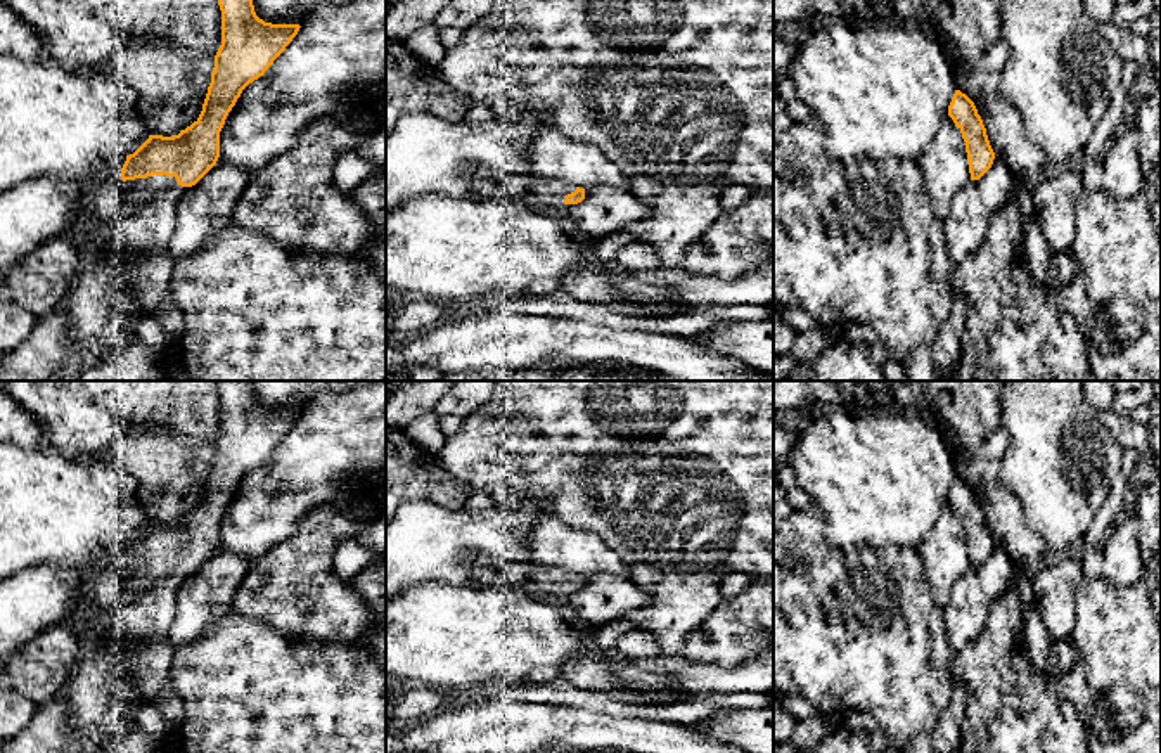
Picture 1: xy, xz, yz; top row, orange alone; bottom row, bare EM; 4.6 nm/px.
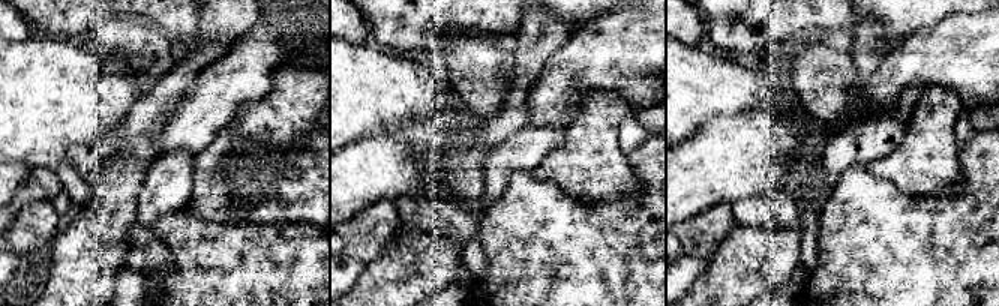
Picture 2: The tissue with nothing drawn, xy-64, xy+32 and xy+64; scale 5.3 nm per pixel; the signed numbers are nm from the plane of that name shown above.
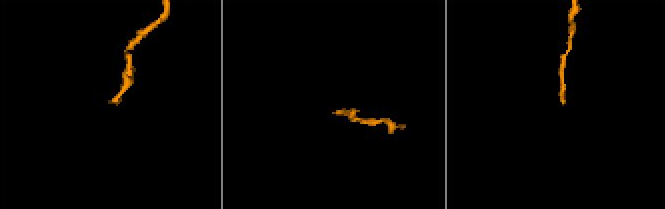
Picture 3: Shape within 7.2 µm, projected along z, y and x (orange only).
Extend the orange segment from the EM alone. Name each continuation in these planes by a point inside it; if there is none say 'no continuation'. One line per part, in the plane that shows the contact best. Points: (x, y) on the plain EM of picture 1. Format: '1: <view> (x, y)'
1: xy (141, 603)

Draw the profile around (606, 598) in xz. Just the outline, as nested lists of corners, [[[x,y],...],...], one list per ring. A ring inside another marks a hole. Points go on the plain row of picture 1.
[[[593,573],[585,576],[581,590],[562,592],[561,602],[581,627],[597,627],[626,618],[630,611],[647,606],[651,595],[630,578]]]

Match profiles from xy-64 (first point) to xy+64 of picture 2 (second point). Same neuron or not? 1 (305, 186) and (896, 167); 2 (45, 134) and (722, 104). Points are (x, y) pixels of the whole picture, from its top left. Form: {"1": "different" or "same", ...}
{"1": "same", "2": "same"}

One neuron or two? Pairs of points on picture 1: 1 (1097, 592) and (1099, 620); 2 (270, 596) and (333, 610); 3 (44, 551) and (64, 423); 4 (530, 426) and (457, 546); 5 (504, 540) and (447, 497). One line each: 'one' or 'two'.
1: one
2: one
3: two
4: two
5: two

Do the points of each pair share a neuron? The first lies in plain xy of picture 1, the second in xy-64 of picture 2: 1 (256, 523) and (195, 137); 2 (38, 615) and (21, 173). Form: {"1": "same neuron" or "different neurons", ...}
{"1": "same neuron", "2": "same neuron"}

